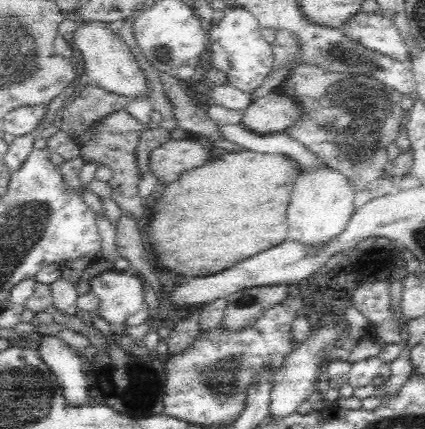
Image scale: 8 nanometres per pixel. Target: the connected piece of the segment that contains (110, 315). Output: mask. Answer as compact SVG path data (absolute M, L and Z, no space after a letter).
M109 269L93 281L91 292L101 301L103 312L98 313L105 319L119 327L129 316L134 315L146 307L146 292L144 280L134 271L117 273Z

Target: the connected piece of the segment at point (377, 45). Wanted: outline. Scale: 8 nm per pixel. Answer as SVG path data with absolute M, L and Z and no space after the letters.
M360 10L352 18L348 18L346 23L350 24L350 22L356 20L361 20L361 27L348 30L344 28L344 33L348 33L352 39L362 43L364 47L407 62L407 48L396 25L393 23L393 19L383 17L381 13L366 15Z

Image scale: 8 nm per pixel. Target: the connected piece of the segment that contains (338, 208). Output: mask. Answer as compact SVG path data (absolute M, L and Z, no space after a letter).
M334 170L326 172L302 172L300 180L292 188L292 202L288 208L288 228L290 228L290 238L306 248L322 248L336 238L348 228L350 218L357 210L355 190L351 184L341 174L336 174Z

